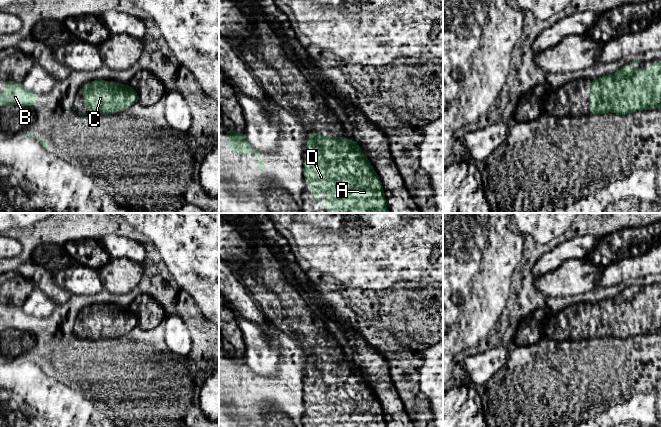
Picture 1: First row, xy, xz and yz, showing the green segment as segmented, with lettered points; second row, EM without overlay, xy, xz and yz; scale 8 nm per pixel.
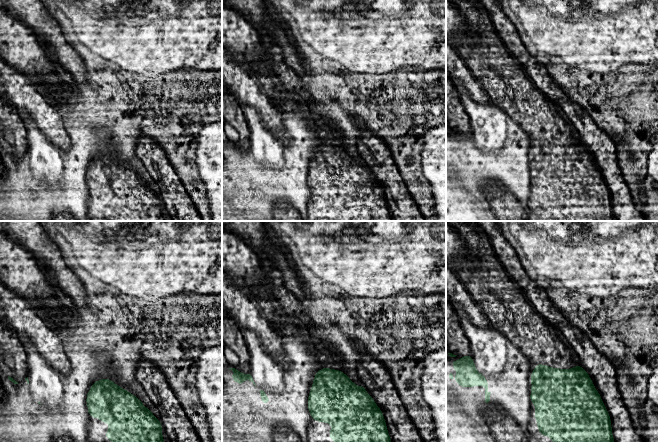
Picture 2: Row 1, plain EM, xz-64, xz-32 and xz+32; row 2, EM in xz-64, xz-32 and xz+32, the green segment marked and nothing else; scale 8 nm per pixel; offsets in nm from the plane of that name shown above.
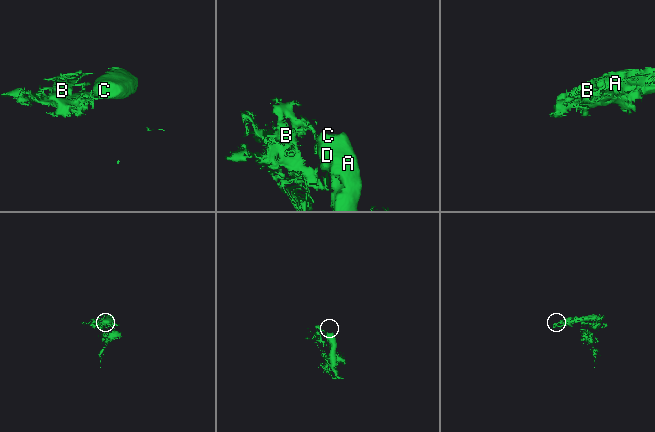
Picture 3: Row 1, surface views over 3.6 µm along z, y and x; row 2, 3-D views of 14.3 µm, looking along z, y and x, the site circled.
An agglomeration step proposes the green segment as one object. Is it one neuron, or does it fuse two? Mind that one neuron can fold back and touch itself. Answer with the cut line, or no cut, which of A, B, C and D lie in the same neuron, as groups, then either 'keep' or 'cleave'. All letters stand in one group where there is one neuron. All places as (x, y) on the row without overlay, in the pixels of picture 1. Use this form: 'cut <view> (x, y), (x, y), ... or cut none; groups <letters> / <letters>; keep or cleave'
cut none; groups A B C D; keep

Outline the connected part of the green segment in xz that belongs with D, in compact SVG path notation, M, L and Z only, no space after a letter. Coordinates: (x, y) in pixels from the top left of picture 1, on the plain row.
M311 356L306 372L304 402L316 426L321 425L318 418L326 415L325 427L386 427L381 404L354 362L350 366L344 360L328 361Z

